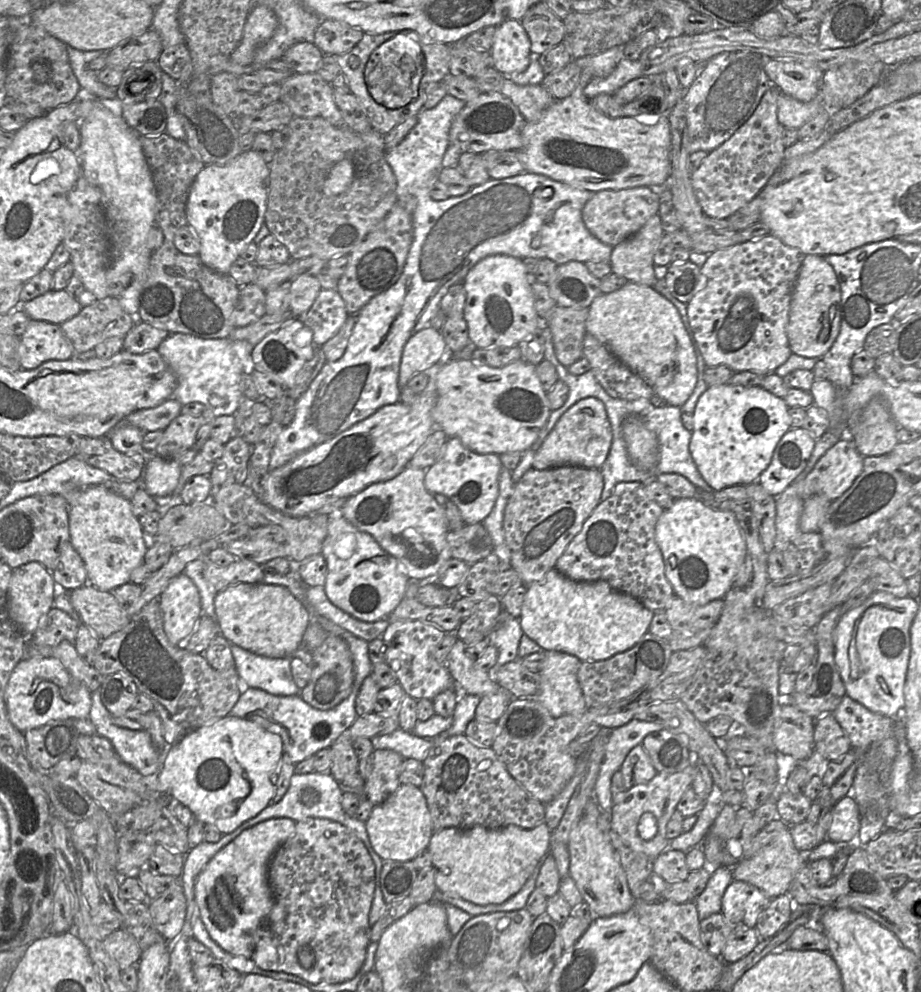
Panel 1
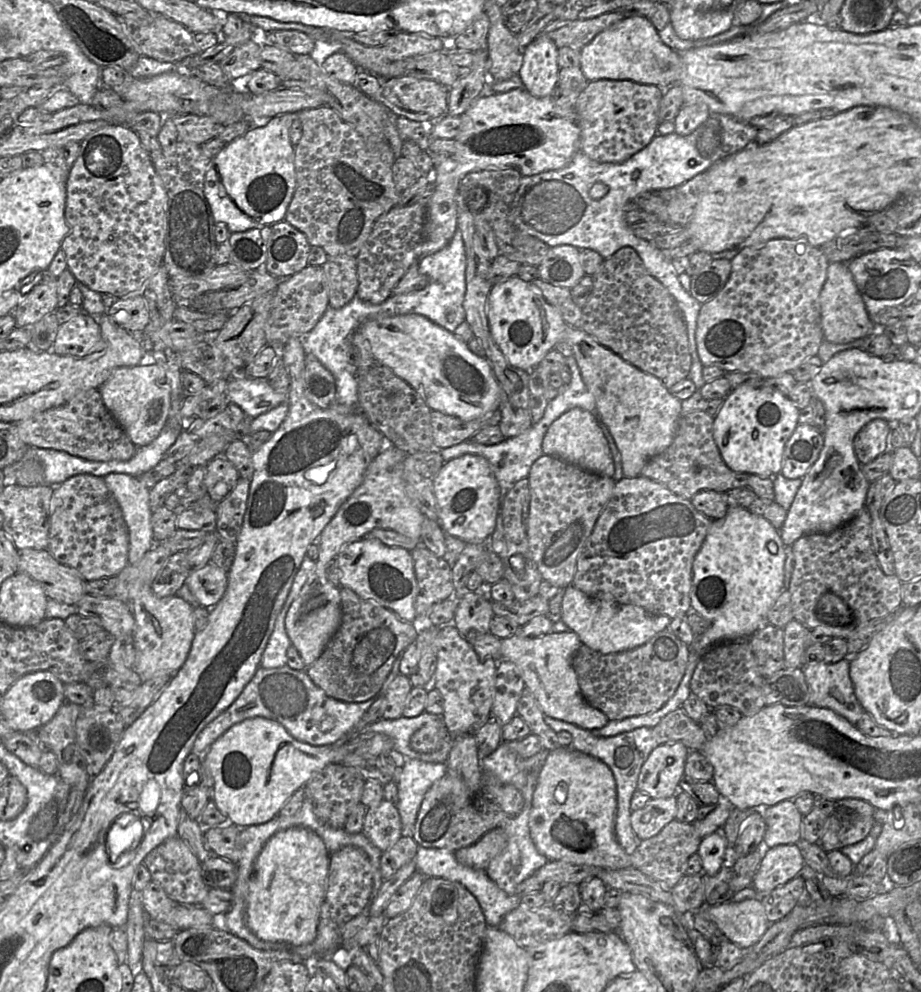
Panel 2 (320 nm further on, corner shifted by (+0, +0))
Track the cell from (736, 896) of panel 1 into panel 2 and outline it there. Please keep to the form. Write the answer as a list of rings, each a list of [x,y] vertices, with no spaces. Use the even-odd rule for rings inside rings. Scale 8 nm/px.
[[[799,844],[777,845],[765,849],[754,875],[752,887],[760,897],[800,874],[805,862]]]

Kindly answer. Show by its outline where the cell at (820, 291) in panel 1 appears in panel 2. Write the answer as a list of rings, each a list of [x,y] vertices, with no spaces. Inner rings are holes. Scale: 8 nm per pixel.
[[[830,262],[827,276],[820,293],[821,327],[824,340],[844,344],[873,335],[877,326],[870,320],[852,274],[843,262]]]

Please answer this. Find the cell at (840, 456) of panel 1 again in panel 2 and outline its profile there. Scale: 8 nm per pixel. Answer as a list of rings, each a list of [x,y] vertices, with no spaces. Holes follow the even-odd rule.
[[[874,419],[856,434],[853,446],[861,465],[870,463],[887,451],[887,438],[891,425],[893,424],[886,420]]]

